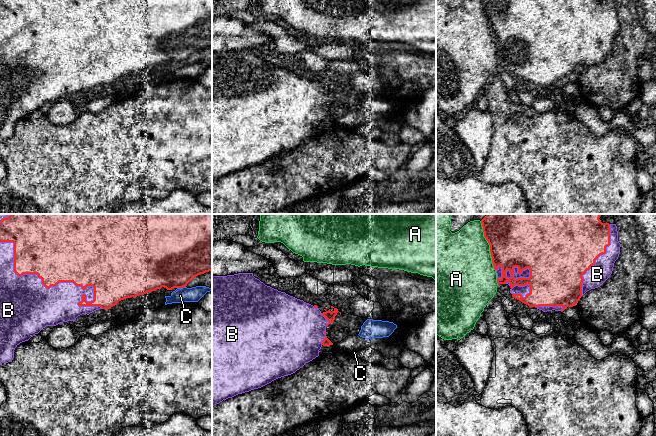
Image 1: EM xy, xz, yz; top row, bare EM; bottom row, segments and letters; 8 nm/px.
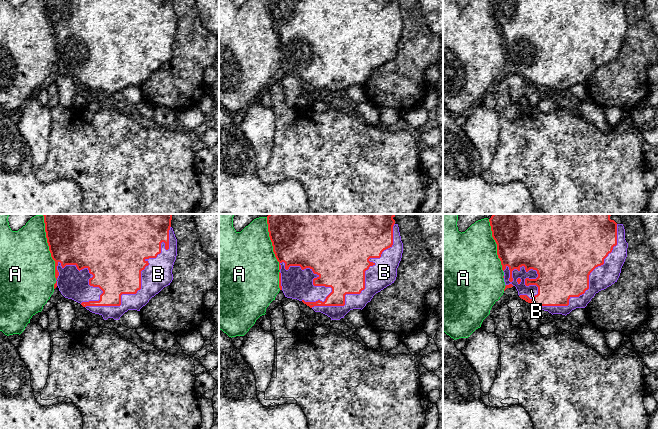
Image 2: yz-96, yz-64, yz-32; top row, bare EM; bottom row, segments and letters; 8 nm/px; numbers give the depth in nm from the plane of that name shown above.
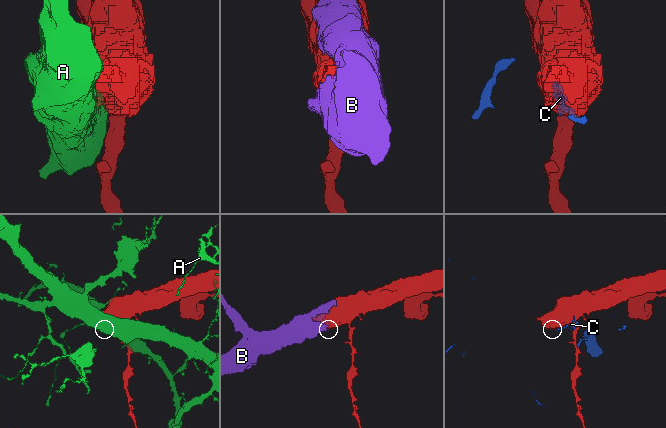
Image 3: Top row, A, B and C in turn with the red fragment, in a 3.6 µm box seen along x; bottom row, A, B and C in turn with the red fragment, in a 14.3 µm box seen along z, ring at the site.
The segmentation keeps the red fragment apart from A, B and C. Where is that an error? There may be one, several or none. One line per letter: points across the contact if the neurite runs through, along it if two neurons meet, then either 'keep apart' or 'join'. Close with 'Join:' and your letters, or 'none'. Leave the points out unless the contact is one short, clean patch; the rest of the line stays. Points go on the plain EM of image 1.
A: keep apart
B: join
C: keep apart
Join: B

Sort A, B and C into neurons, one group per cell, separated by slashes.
A / B / C

